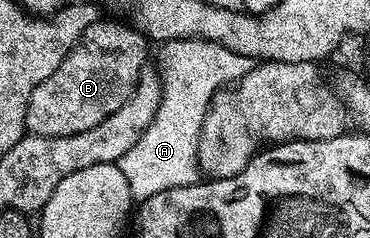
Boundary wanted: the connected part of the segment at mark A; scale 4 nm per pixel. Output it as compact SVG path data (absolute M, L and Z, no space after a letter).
M168 40L158 52L156 71L162 81L162 97L150 125L140 134L140 138L121 160L117 161L119 170L128 180L128 190L135 201L141 202L180 186L199 183L198 140L202 136L202 123L210 109L214 96L227 86L242 79L252 67L251 57L228 50L211 40Z

